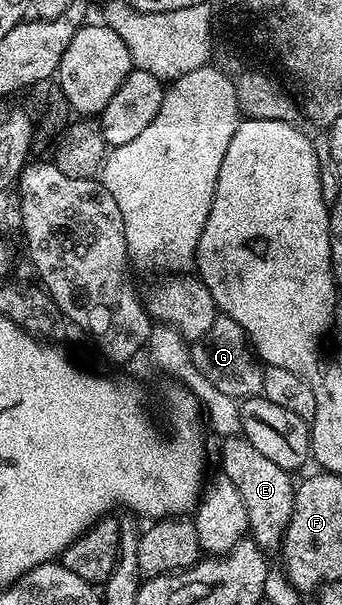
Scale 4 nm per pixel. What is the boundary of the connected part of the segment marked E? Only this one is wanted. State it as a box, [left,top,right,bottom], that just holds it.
[220,435,295,550]

